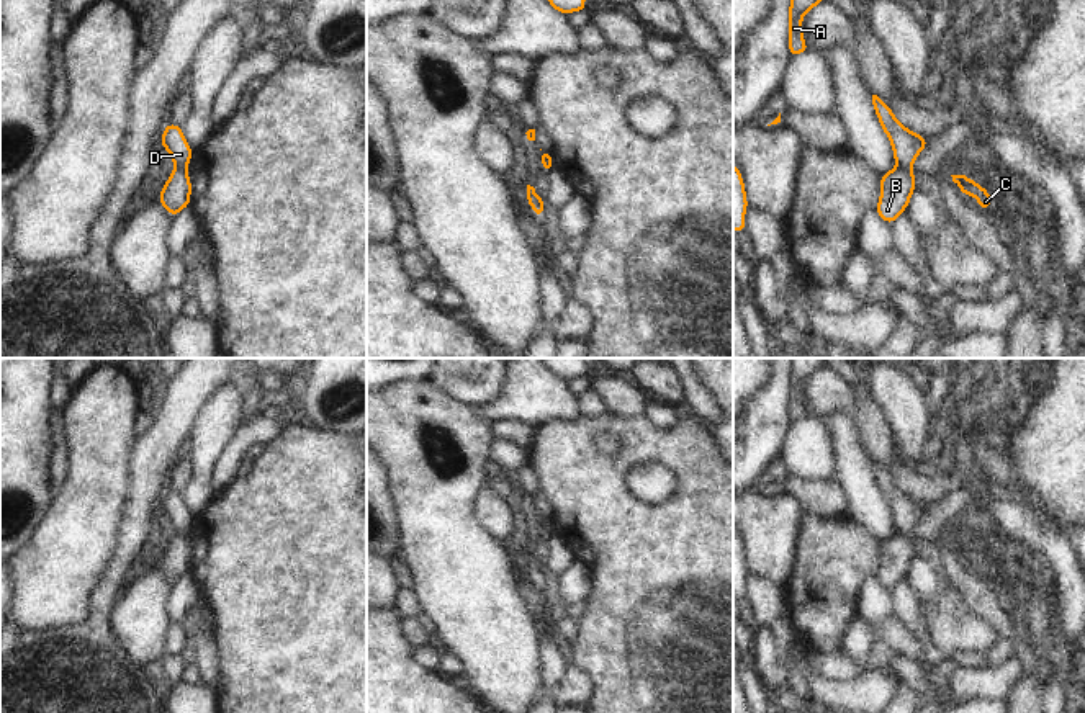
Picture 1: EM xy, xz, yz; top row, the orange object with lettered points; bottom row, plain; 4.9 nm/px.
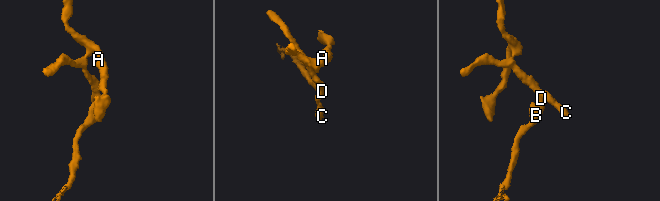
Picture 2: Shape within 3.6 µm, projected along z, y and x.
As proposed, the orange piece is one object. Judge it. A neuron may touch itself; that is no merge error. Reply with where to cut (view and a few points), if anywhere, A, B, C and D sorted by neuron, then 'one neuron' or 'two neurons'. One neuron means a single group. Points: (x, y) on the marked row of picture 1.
cut yz (897, 165), (910, 170); groups A C D / B; two neurons

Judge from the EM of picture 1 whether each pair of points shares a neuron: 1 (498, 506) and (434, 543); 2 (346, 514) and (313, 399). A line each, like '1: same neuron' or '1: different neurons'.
1: different neurons
2: different neurons

